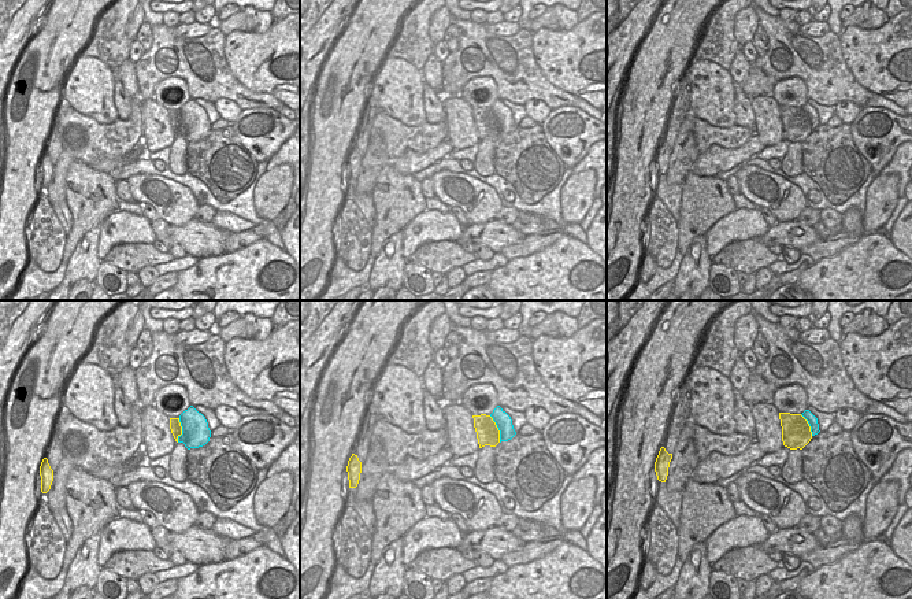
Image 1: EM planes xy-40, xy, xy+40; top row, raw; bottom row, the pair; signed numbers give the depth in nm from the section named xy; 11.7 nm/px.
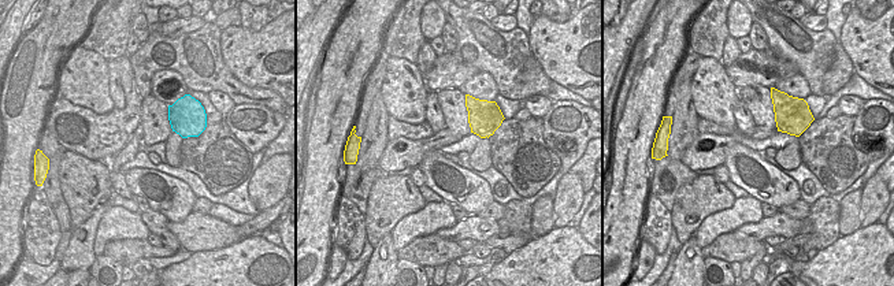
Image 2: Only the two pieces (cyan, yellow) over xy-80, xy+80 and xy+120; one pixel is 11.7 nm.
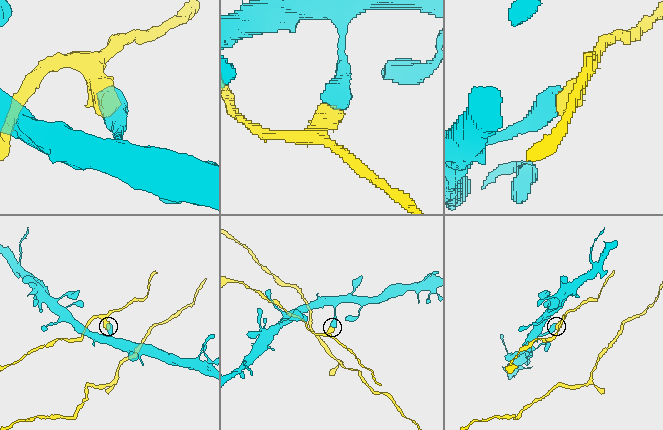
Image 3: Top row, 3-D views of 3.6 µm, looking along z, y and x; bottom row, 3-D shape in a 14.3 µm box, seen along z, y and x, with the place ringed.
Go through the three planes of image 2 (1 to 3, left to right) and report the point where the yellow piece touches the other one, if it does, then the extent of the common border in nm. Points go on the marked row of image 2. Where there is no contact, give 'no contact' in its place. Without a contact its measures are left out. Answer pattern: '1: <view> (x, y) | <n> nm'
1: no contact
2: no contact
3: no contact

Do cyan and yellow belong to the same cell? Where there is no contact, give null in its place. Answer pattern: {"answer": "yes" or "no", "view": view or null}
{"answer": "no", "view": "xy"}

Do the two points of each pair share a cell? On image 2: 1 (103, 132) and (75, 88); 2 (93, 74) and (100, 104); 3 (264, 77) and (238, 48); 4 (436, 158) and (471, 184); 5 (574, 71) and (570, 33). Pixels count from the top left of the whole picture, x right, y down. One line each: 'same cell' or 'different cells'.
1: different cells
2: same cell
3: same cell
4: same cell
5: same cell

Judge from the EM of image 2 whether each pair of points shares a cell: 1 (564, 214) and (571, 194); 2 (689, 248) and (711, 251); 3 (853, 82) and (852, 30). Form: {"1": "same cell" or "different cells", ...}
{"1": "same cell", "2": "different cells", "3": "different cells"}

